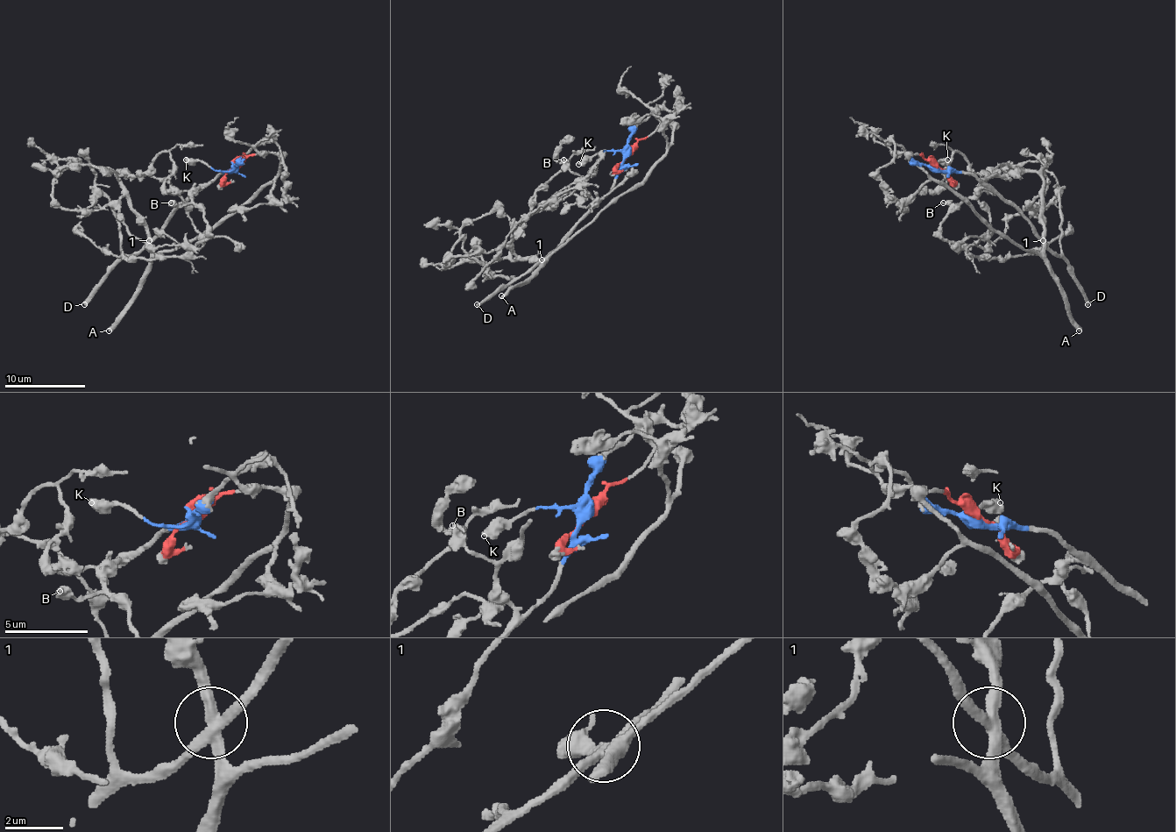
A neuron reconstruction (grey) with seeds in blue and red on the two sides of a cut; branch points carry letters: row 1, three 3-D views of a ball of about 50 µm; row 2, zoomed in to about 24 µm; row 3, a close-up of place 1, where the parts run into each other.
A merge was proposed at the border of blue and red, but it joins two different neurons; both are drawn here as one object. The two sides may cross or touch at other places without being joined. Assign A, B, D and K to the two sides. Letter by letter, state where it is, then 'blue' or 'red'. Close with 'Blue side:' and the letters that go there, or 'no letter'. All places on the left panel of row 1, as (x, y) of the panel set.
A: place (109, 330); red
B: place (171, 202); blue
D: place (84, 304); blue
K: place (186, 160); blue
Blue side: B, D, K

